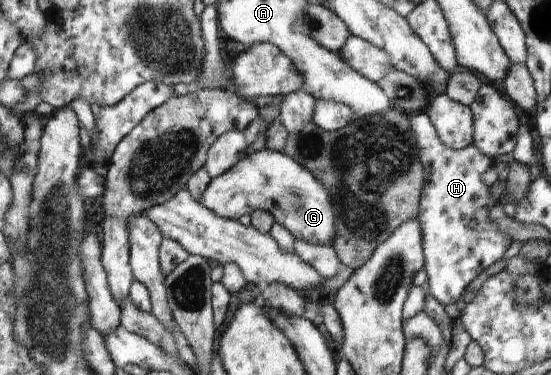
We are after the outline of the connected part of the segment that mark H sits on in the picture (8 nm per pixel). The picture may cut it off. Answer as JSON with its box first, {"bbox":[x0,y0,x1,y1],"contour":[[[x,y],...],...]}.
{"bbox":[411,112,510,307],"contour":[[[425,112],[411,116],[411,126],[412,132],[416,134],[420,158],[424,172],[426,172],[426,186],[423,188],[420,214],[416,218],[423,225],[424,252],[428,252],[428,268],[426,268],[428,292],[442,307],[449,304],[460,304],[466,287],[483,270],[501,260],[508,251],[508,244],[510,244],[510,238],[502,236],[503,231],[494,230],[492,222],[488,220],[490,206],[486,202],[488,202],[490,190],[482,184],[480,176],[490,168],[490,160],[488,160],[486,153],[480,152],[480,148],[474,142],[461,150],[453,150],[444,144],[435,125],[432,124]]]}

